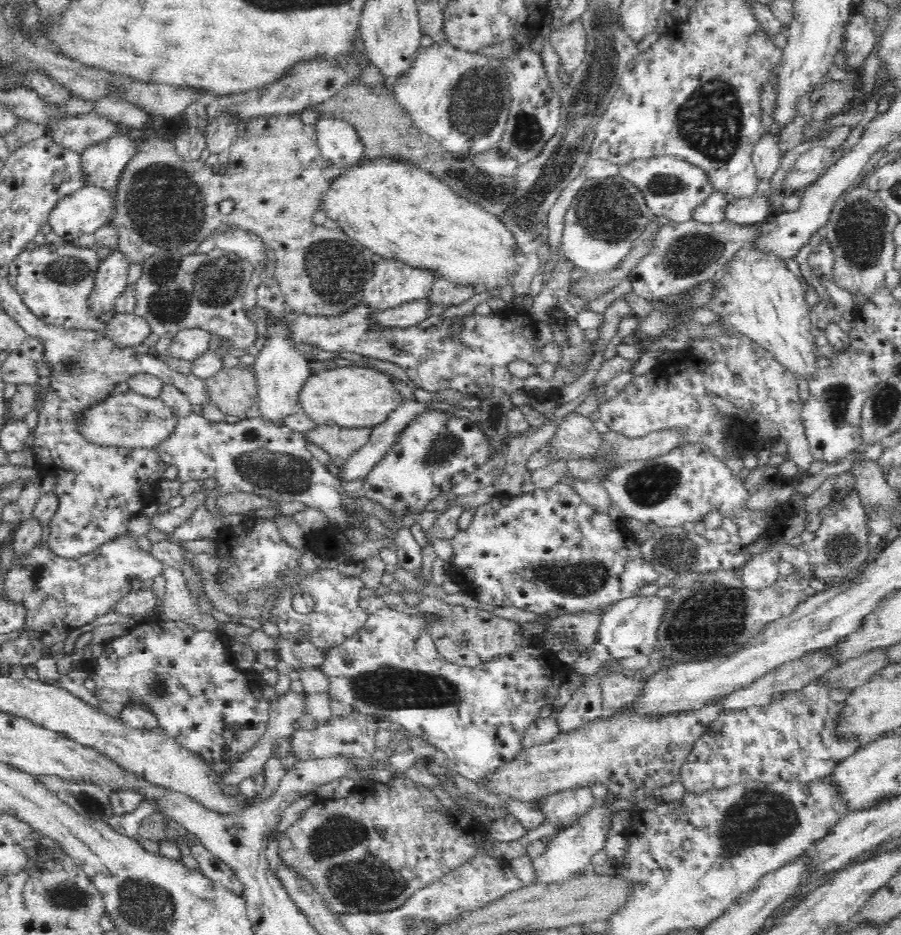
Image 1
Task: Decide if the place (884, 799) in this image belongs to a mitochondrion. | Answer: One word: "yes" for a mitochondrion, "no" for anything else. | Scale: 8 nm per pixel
no

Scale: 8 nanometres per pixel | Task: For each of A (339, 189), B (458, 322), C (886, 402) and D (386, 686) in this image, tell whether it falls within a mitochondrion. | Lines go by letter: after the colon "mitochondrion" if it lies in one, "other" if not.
A: other
B: other
C: mitochondrion
D: mitochondrion

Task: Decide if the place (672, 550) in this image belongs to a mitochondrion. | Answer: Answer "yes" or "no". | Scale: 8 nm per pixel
yes

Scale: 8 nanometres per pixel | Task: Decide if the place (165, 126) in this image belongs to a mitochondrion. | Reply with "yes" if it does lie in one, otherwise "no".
no

